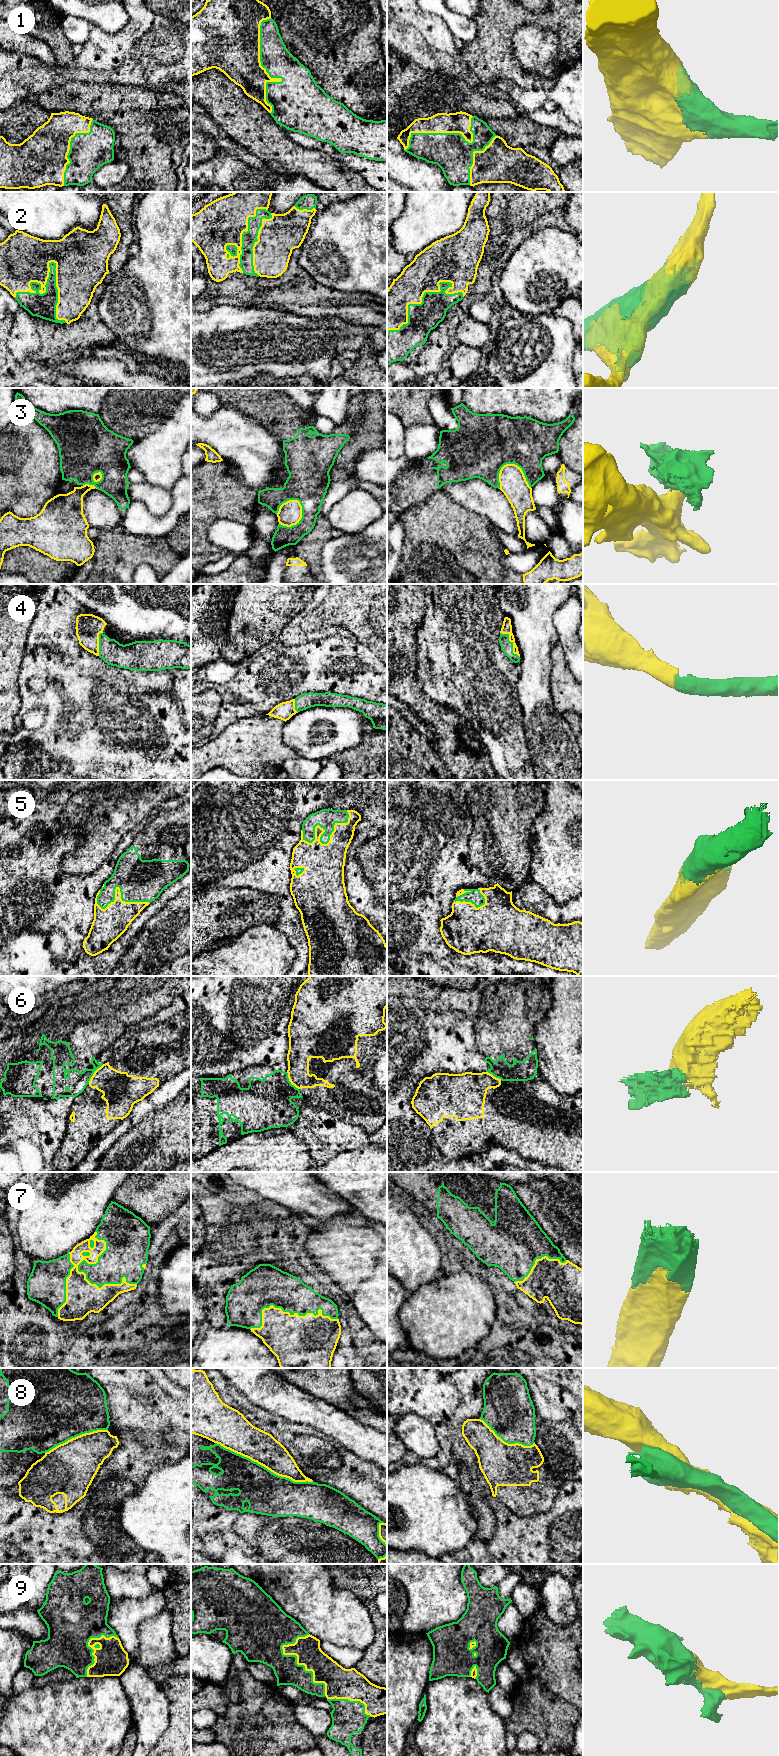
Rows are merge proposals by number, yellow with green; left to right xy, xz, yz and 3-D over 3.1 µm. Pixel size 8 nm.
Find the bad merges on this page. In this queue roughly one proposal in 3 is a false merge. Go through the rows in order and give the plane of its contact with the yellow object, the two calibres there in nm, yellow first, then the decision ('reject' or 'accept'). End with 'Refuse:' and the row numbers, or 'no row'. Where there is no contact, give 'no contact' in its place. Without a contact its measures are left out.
1: xz | 320/280 nm | accept
2: xy | 380/190 nm | accept
3: xz | 190/240 nm | reject
4: yz | 80/100 nm | accept
5: xz | 320/160 nm | accept
6: xy | 280/170 nm | reject
7: xy | 260/240 nm | accept
8: xz | 260/340 nm | reject
9: xz | 220/200 nm | accept
Refuse: 3, 6, 8

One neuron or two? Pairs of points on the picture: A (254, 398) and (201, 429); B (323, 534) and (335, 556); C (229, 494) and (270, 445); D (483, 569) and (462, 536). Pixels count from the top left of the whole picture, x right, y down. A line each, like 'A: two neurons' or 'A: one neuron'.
A: two neurons
B: two neurons
C: two neurons
D: one neuron

